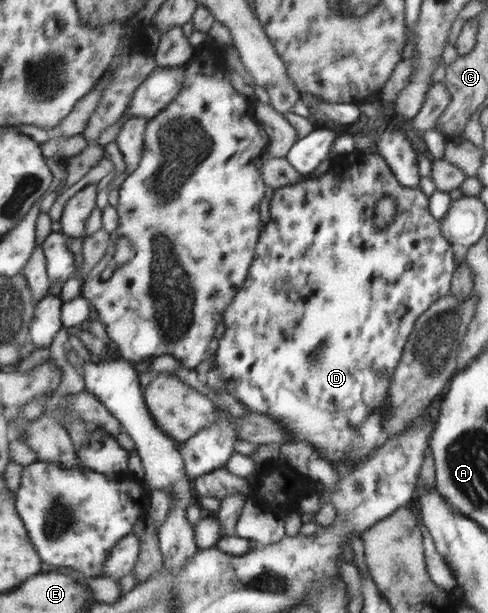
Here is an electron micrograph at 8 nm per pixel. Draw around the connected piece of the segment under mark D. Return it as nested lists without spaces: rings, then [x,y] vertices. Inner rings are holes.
[[[354,150],[351,156],[342,156],[319,177],[300,179],[292,185],[274,188],[269,201],[268,221],[262,227],[258,242],[258,259],[254,259],[254,267],[250,267],[250,279],[244,278],[246,287],[234,294],[234,303],[226,306],[226,319],[222,319],[224,332],[217,340],[213,359],[213,367],[218,369],[220,379],[226,383],[230,394],[250,412],[268,415],[273,421],[283,426],[287,432],[288,442],[308,443],[313,450],[322,454],[326,462],[342,463],[358,466],[375,451],[376,441],[383,432],[382,409],[386,405],[390,377],[394,367],[402,355],[402,349],[414,321],[420,313],[424,313],[437,299],[444,297],[450,289],[450,279],[454,271],[454,255],[450,253],[449,240],[445,238],[440,224],[430,215],[426,196],[416,187],[402,187],[380,155],[370,155]],[[380,197],[392,197],[396,201],[396,212],[391,223],[377,227],[374,220],[374,207]]]

